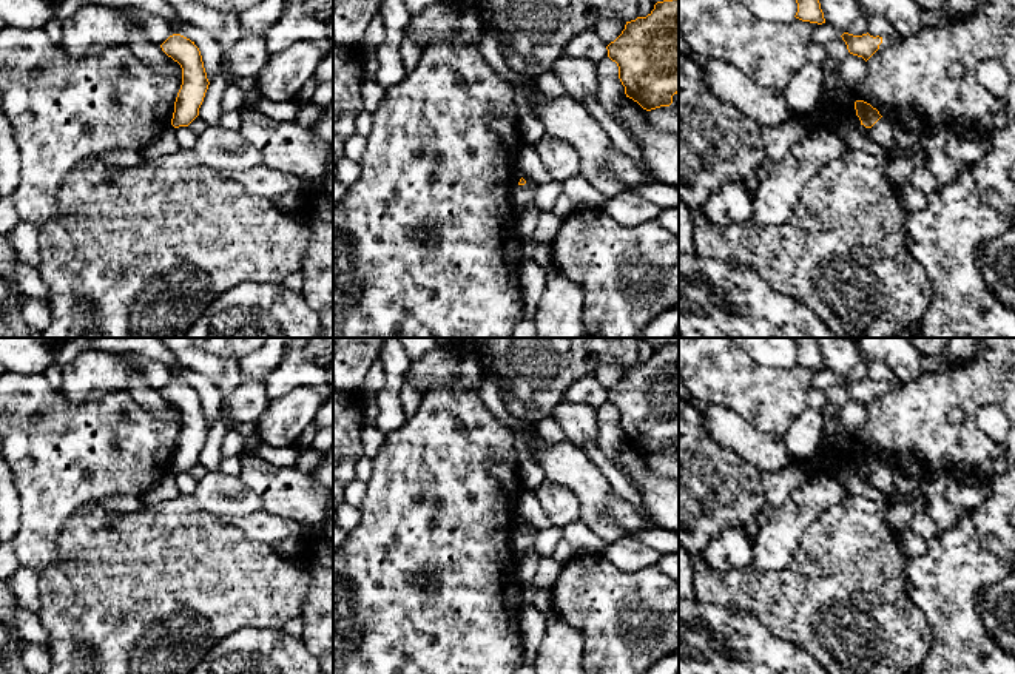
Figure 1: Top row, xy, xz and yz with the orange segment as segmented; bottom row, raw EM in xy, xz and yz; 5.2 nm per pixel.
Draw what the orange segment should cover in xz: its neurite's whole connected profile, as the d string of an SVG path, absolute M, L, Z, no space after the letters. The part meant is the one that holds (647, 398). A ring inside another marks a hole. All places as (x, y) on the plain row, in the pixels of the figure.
M679 344L657 347L646 362L626 367L622 379L606 395L619 412L626 443L646 457L669 452L679 438Z

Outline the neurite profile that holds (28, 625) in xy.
M17 603L15 606L15 628L23 642L49 646L49 635L43 629L39 615Z

